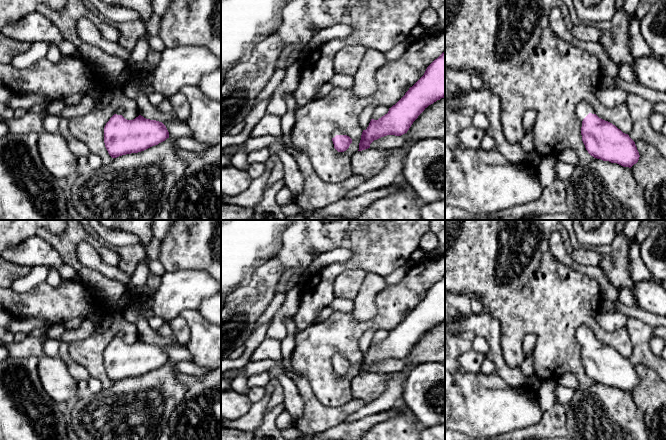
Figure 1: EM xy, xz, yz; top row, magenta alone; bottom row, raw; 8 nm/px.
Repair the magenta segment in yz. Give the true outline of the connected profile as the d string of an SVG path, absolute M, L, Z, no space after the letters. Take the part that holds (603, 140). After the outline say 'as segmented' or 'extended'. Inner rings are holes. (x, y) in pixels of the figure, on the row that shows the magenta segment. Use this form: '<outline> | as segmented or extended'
M585 101L576 108L582 122L582 141L594 158L631 168L639 160L635 142L612 123L599 118Z | extended

